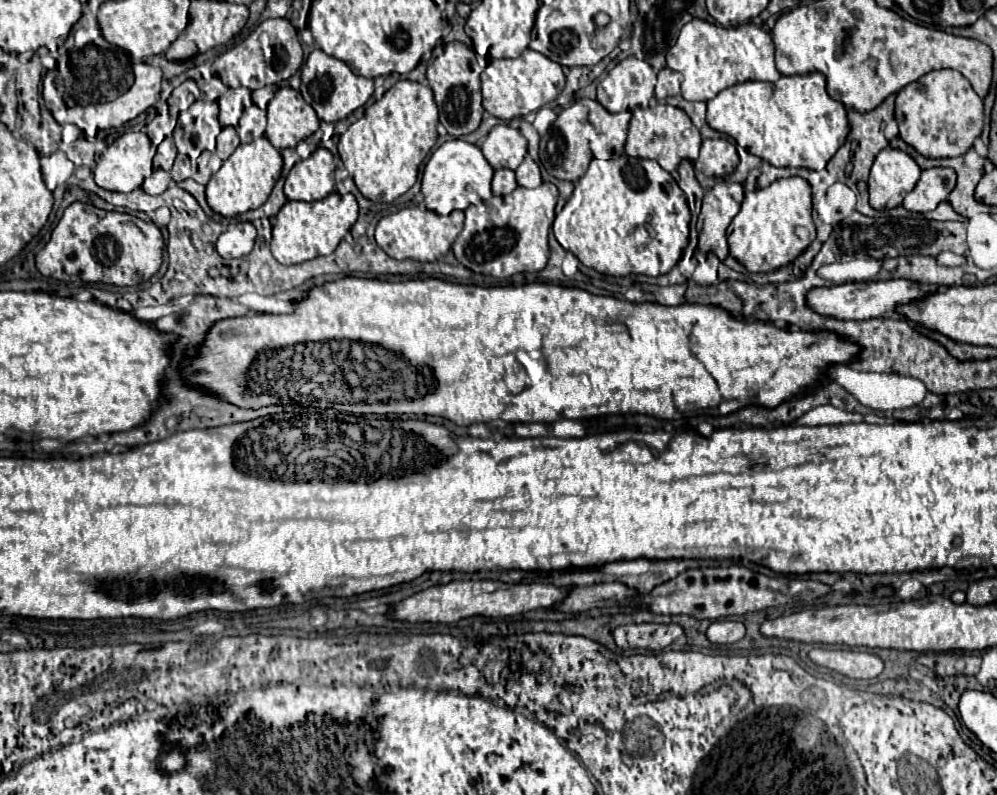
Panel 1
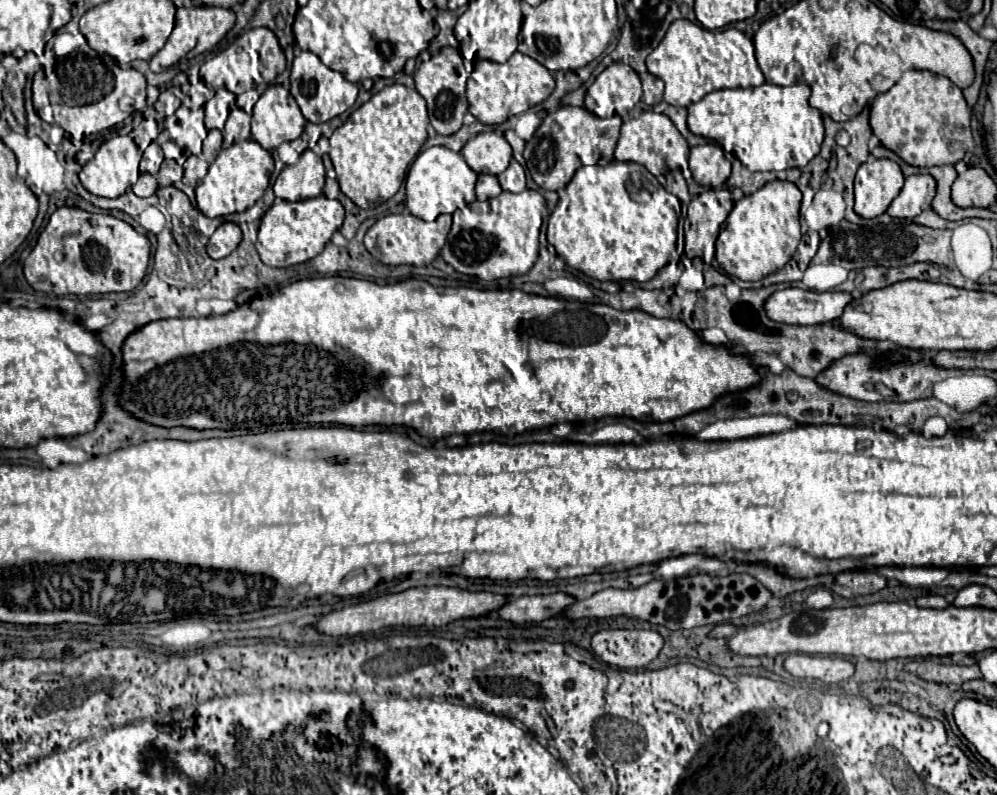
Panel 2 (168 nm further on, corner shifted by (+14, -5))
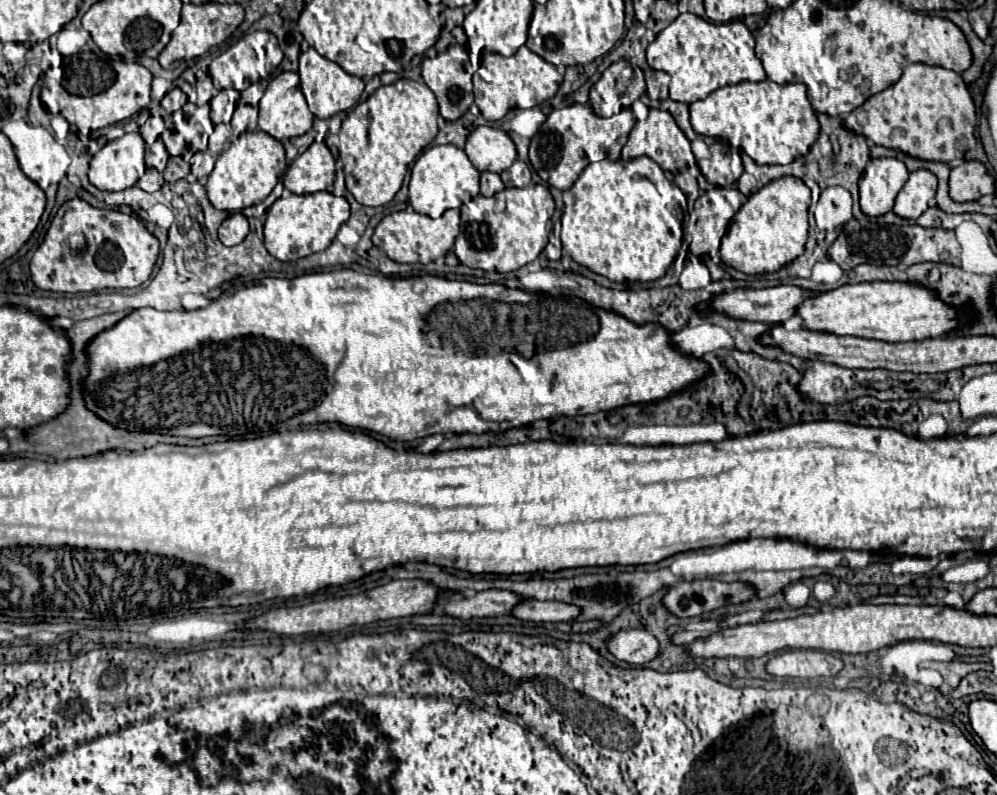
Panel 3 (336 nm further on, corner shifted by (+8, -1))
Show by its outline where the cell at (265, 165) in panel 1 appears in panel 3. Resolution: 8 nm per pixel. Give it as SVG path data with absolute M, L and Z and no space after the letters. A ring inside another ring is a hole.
M264 131L242 133L216 159L214 171L208 175L206 181L208 199L216 209L224 209L224 211L246 209L250 205L264 201L270 195L284 169L286 169L286 157L284 157L284 147L278 139L270 137Z

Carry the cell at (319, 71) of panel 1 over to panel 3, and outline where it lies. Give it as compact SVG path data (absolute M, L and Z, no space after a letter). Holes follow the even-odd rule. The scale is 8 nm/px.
M308 49L300 55L300 87L302 87L302 93L312 109L312 113L320 119L328 119L340 111L348 111L350 107L354 107L364 91L364 81L360 77L354 77L354 75L348 75L340 65L328 61L326 57L318 55L316 49Z

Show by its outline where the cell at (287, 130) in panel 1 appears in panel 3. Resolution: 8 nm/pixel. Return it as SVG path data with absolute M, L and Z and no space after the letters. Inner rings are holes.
M282 71L270 81L270 85L266 87L266 91L259 101L258 109L260 109L258 127L262 131L270 133L274 139L304 135L312 127L312 121L314 121L314 115L300 91L300 77L298 77L298 73L292 73L292 71Z

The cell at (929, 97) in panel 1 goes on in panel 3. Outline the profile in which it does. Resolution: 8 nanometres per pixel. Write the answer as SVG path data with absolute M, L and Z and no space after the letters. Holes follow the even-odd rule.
M910 63L896 83L870 95L858 109L844 117L842 125L848 131L864 135L876 145L924 161L950 163L964 157L964 153L978 143L974 137L978 117L966 83L956 71L926 63Z

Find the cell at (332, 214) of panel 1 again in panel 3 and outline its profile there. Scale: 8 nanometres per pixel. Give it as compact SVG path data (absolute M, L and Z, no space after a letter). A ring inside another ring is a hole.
M328 191L280 197L268 209L268 217L264 223L264 247L278 261L296 261L300 257L324 251L334 241L340 225L346 223L348 217L350 217L348 201Z

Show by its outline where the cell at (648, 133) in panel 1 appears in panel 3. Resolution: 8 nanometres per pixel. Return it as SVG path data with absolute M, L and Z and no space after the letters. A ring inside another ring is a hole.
M650 109L648 117L644 121L636 121L636 125L634 125L630 137L628 137L628 143L622 149L622 159L624 161L640 157L640 155L646 155L646 157L654 159L664 171L670 171L670 173L678 173L678 171L686 169L686 167L696 165L696 159L694 159L694 155L690 151L690 141L678 129L678 125L670 117L670 113L660 111L660 109Z

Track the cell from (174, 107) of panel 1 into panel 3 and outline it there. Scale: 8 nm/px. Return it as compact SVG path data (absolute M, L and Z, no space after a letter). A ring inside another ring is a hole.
M175 88L165 95L161 101L161 107L166 110L167 113L173 113L187 102L187 96L181 89Z

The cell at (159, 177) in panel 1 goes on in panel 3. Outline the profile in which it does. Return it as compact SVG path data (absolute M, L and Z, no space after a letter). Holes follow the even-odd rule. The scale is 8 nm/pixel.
M146 169L144 177L138 181L138 187L144 189L144 191L148 191L148 193L158 191L162 185L164 185L164 177L162 177L162 173L156 171L156 169Z

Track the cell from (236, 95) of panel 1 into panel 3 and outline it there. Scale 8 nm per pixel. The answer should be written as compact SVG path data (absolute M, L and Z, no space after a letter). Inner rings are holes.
M235 89L221 90L210 100L210 118L213 124L230 123L240 92Z

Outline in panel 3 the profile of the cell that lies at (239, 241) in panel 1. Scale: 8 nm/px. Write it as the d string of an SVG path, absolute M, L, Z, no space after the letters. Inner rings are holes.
M232 213L230 217L224 219L224 223L218 229L218 239L228 247L242 243L246 235L248 235L248 221L244 213Z

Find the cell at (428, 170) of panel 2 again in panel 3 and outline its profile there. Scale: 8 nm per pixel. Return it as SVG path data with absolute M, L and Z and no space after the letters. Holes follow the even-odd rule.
M434 145L426 149L414 163L410 173L410 205L416 213L432 219L440 217L446 209L460 207L478 195L478 171L466 153L454 145Z

